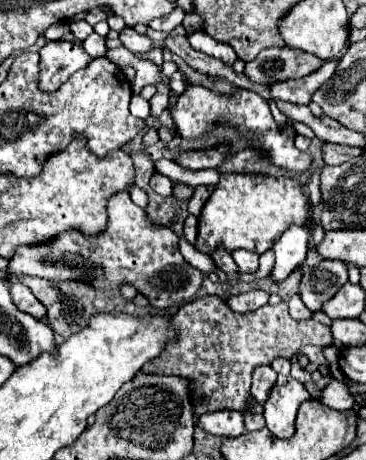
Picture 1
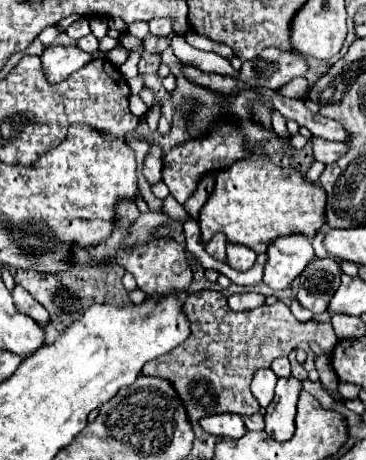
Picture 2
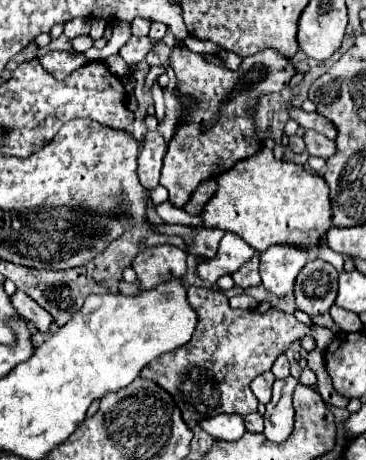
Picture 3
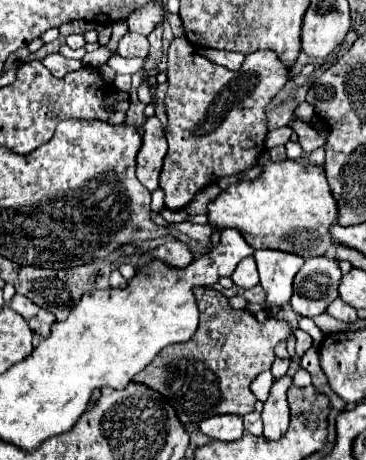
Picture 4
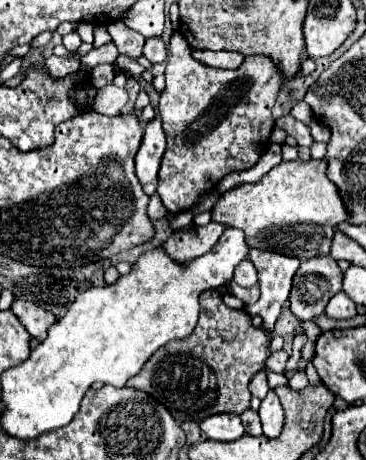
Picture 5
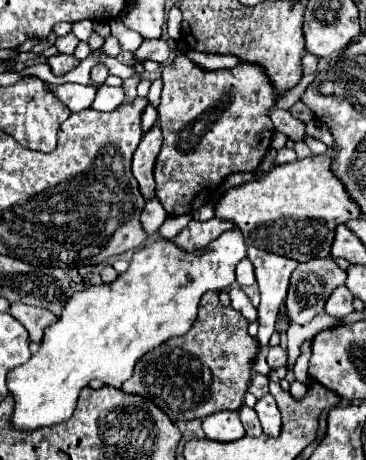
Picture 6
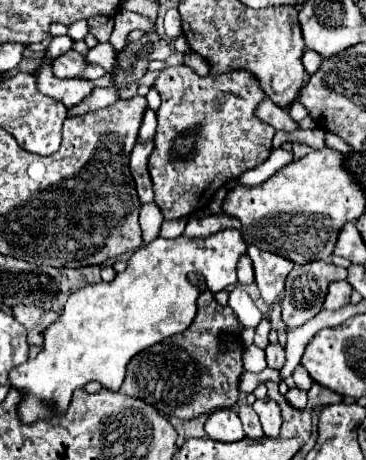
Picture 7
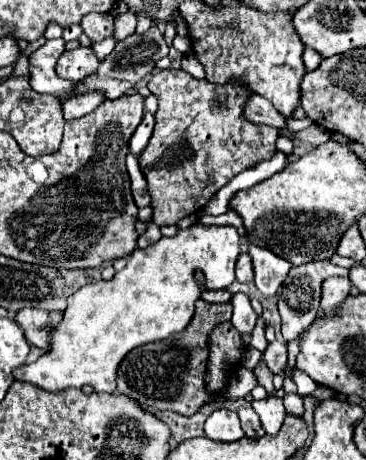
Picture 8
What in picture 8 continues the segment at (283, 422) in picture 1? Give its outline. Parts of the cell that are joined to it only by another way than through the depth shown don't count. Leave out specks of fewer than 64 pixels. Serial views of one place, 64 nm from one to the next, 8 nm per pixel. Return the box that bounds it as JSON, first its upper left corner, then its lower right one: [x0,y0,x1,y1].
[252,398,286,434]

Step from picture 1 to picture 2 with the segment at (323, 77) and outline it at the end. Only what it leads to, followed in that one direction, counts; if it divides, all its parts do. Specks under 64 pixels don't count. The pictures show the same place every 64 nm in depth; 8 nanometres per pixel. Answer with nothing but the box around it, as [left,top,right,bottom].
[271,78,310,139]

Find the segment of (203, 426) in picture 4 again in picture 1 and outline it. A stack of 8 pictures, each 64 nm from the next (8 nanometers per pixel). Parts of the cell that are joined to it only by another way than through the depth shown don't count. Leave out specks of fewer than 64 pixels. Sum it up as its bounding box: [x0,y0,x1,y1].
[198,410,244,438]

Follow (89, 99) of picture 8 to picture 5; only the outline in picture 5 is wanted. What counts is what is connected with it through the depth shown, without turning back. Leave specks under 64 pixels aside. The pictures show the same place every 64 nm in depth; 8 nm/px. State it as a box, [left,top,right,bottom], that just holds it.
[94,84,128,116]

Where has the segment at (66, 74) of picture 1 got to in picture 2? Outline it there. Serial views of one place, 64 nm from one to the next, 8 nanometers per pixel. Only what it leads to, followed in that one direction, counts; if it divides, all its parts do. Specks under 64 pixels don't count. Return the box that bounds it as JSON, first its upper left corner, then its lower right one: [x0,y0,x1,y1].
[40,46,70,84]

